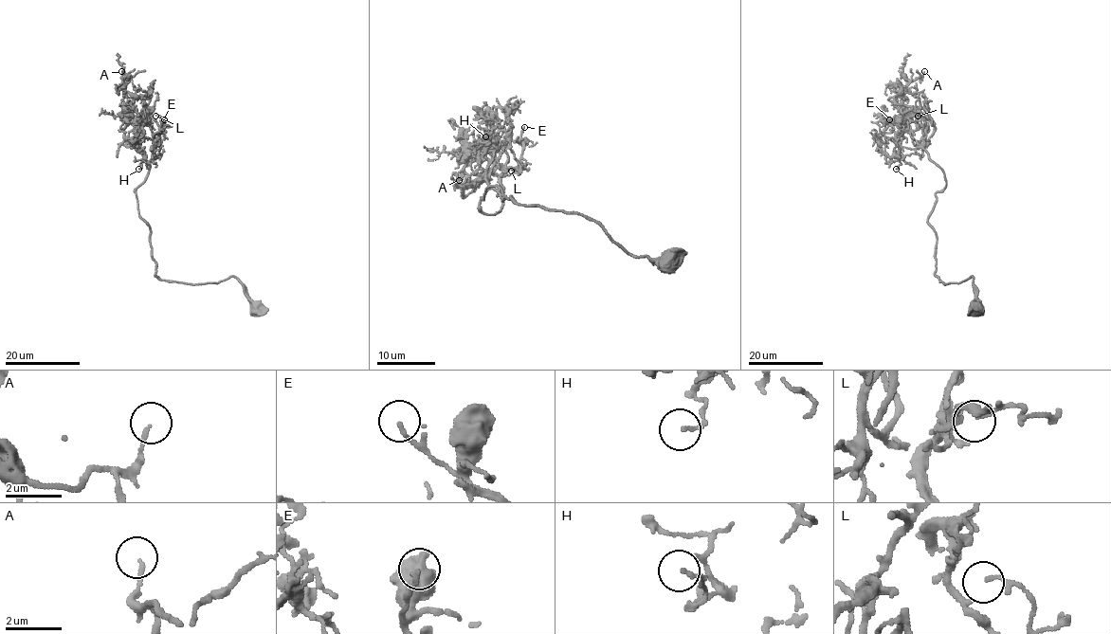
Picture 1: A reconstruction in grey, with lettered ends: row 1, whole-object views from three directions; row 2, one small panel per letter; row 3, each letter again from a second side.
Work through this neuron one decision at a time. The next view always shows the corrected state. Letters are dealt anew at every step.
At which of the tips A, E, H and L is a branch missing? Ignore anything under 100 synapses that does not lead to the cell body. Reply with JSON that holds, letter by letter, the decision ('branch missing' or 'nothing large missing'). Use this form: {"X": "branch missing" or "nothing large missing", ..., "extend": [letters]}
{"A": "nothing large missing", "E": "nothing large missing", "H": "nothing large missing", "L": "branch missing", "extend": ["L"]}

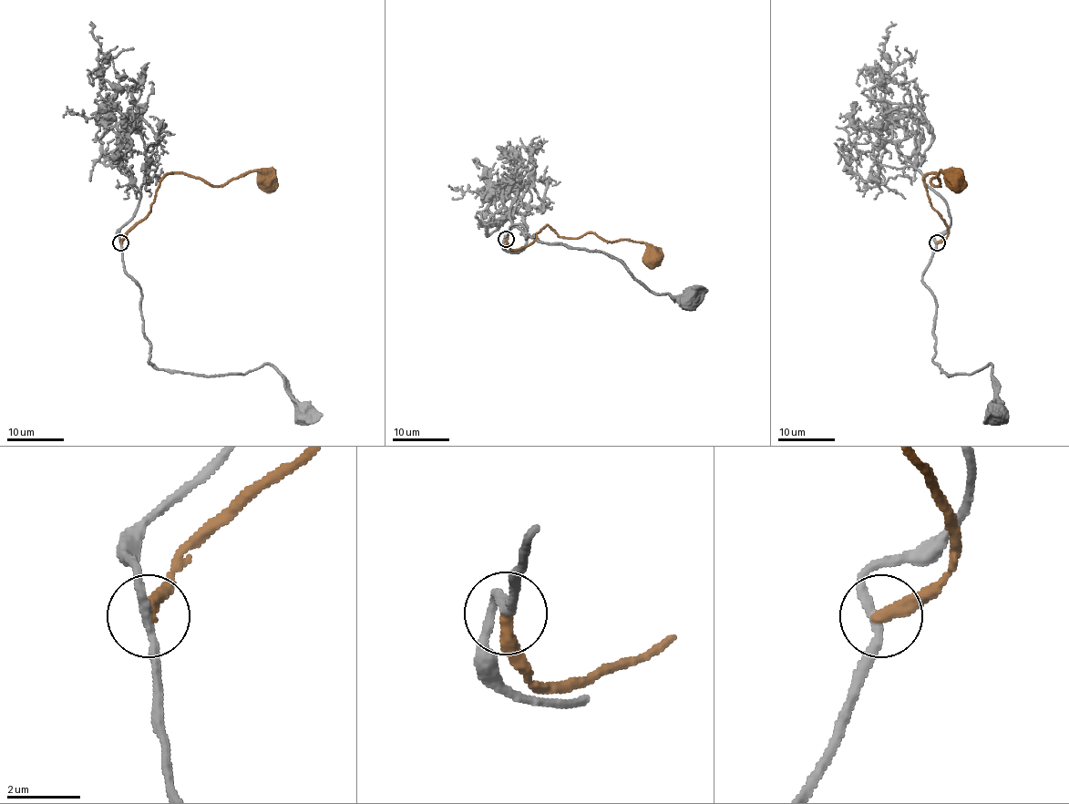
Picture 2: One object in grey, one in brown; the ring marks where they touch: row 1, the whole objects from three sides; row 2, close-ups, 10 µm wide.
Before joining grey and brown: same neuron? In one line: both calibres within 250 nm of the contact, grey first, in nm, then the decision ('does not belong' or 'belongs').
240 nm thick on the grey side, 400 nm on the other; does not belong

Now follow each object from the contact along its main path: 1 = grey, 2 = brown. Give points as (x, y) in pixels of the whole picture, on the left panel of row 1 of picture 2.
1: (120, 242), (123, 269), (142, 293), (149, 360), (159, 369), (203, 376), (245, 375), (269, 365), (305, 413)
2: (120, 242), (150, 210), (159, 184), (169, 173), (186, 173), (218, 186), (251, 171), (258, 171), (265, 179)

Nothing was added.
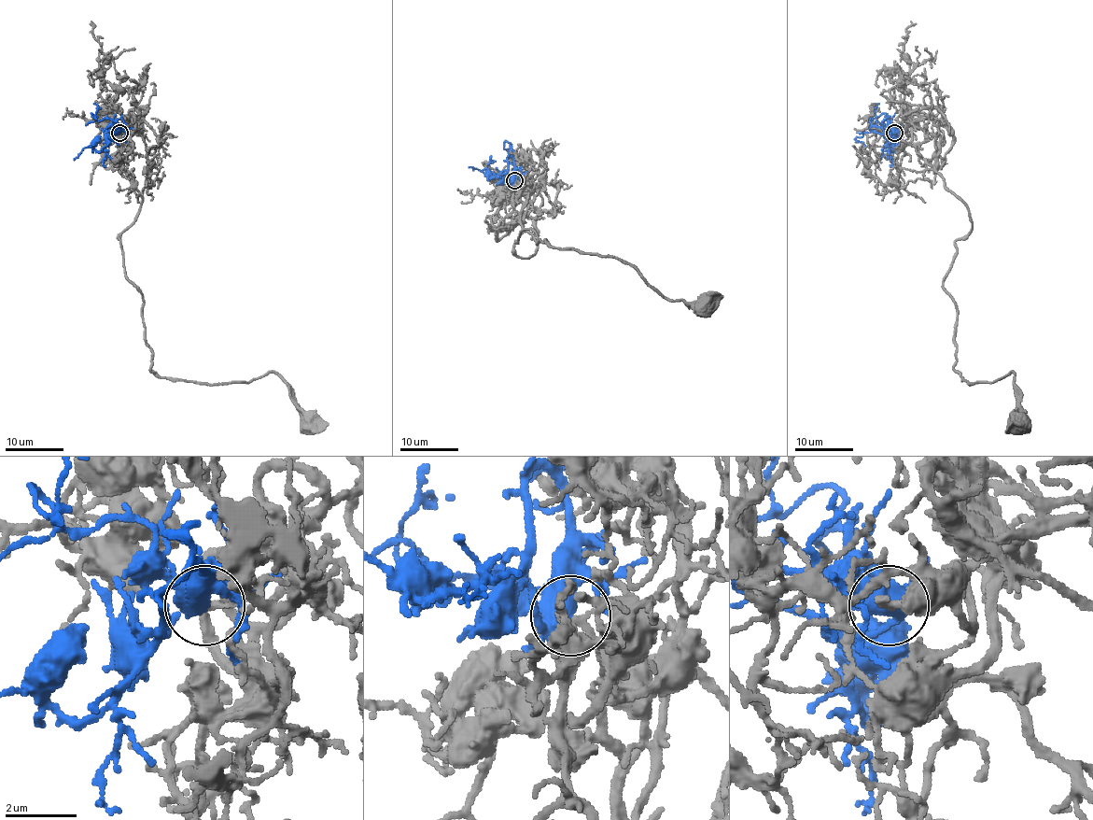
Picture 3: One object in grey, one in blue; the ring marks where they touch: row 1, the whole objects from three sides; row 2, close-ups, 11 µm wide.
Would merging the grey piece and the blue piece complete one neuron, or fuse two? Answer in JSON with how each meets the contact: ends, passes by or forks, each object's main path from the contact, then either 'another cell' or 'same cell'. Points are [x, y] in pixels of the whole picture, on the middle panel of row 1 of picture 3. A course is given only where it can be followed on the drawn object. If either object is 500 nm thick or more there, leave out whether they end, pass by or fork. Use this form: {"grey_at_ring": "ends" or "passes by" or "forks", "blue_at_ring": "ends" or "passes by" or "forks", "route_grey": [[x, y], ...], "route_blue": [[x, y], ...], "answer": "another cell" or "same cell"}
{"grey_at_ring": "passes by", "blue_at_ring": "forks", "route_grey": [[515, 181], [537, 244], [519, 257], [531, 229], [706, 308]], "route_blue": [[515, 181], [505, 174], [488, 174], [485, 168], [488, 164]], "answer": "same cell"}

